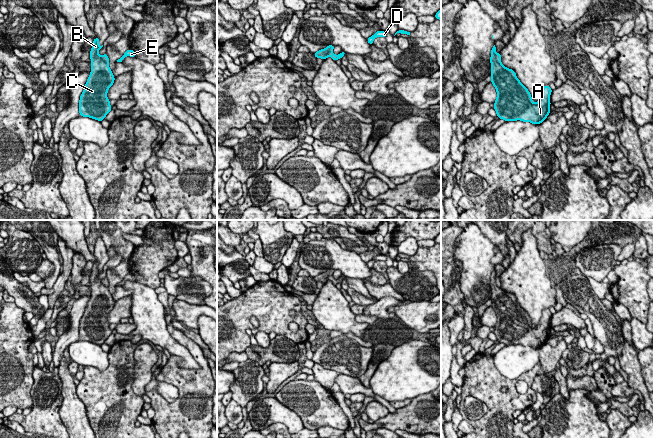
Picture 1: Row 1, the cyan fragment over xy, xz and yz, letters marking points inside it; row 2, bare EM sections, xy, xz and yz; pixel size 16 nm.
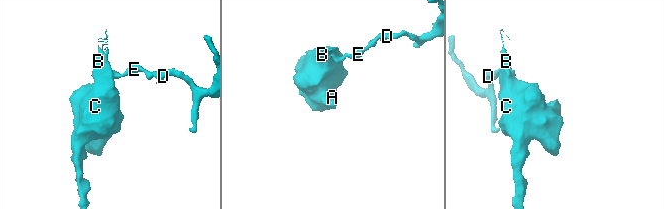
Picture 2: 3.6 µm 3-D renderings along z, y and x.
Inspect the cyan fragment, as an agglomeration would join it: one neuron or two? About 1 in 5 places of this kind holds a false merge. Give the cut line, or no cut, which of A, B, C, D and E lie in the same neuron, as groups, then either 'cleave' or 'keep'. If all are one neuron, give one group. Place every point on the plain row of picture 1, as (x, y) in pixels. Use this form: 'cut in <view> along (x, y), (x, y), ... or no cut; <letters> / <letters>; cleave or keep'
cut in xz along (331, 274), (326, 278); A B C / D E; cleave

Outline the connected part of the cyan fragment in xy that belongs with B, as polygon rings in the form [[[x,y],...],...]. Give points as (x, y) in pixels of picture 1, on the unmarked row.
[[[97,260],[92,266],[90,275],[91,296],[79,324],[79,340],[89,341],[100,346],[112,333],[107,316],[115,305],[108,287],[98,278],[102,271],[103,269],[99,269]]]

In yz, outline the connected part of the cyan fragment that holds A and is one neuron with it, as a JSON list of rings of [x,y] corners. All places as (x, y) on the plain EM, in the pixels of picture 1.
[[[496,271],[491,273],[491,307],[496,313],[497,322],[494,334],[499,343],[521,344],[532,348],[541,348],[550,338],[549,309],[543,310],[539,324],[534,327],[528,313],[517,302],[514,294],[505,291],[496,284]]]

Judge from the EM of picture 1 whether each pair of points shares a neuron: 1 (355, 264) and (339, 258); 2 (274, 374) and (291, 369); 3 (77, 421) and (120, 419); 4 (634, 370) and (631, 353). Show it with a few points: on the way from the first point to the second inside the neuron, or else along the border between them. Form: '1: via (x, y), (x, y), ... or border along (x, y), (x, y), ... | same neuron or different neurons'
1: via (351, 264), (343, 260) | same neuron
2: via (278, 373), (287, 370) | same neuron
3: border along (79, 398), (85, 407), (85, 414), (91, 427) | different neurons
4: via (632, 366), (631, 357) | same neuron

